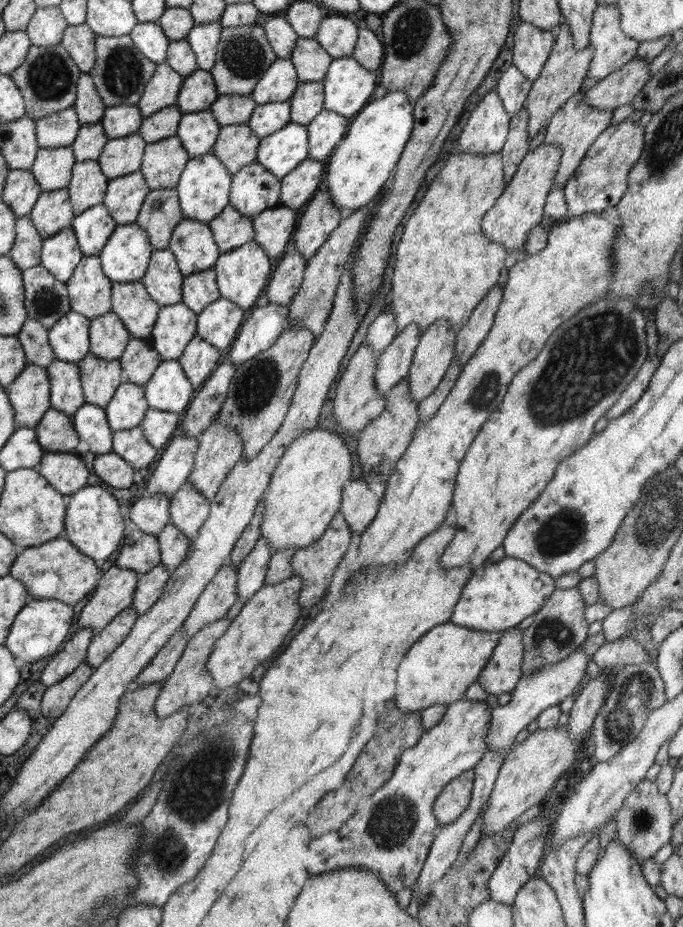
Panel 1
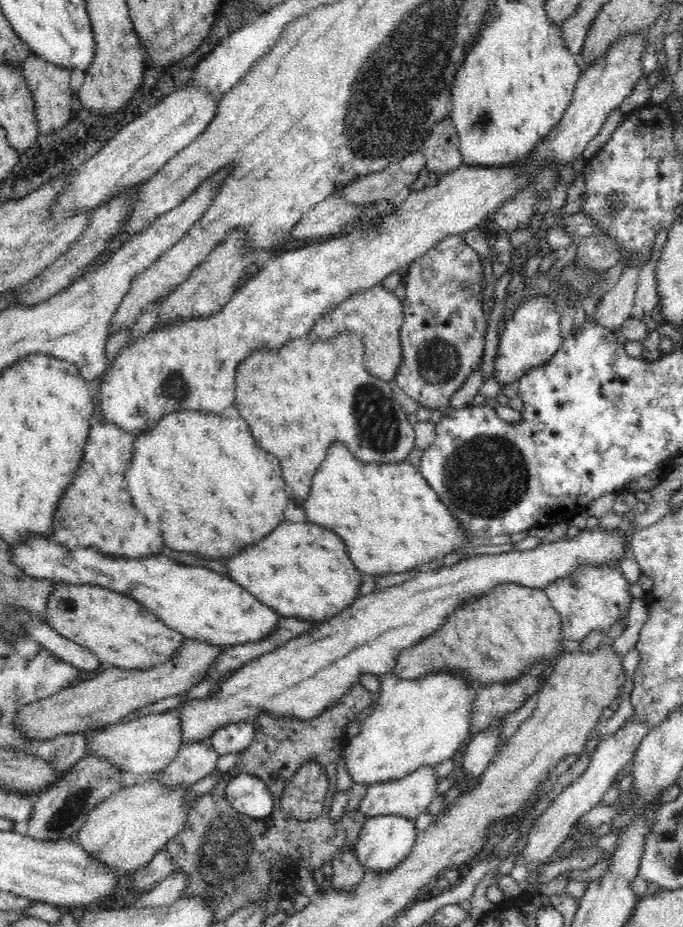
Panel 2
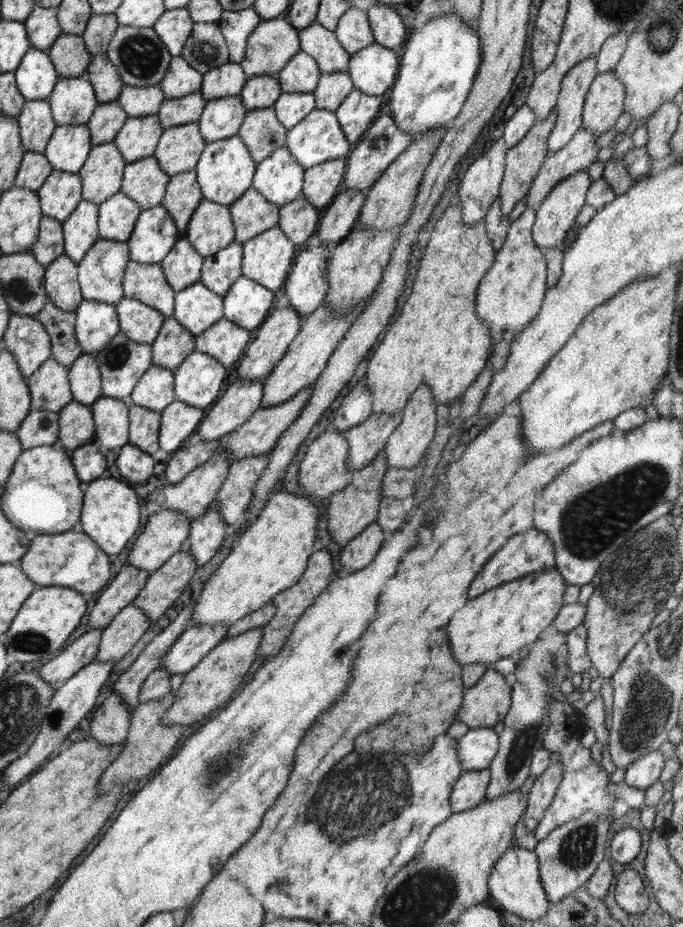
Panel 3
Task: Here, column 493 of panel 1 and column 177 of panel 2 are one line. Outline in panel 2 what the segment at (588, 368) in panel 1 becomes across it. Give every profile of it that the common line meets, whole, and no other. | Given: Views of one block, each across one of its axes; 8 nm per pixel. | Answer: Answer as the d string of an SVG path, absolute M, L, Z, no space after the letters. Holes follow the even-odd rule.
M235 409L220 416L191 410L164 414L146 432L133 436L132 462L124 472L128 490L146 520L160 524L164 545L173 551L208 560L232 559L284 521L284 510L291 496L280 461L256 444L249 424Z

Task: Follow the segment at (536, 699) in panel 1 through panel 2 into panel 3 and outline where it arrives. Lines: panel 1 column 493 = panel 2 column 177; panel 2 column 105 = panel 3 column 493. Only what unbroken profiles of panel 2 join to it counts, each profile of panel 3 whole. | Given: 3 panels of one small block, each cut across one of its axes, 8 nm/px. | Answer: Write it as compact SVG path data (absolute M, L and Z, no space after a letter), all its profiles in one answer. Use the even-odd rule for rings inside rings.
M492 727L468 729L457 740L457 760L464 771L487 769L498 751L498 733Z

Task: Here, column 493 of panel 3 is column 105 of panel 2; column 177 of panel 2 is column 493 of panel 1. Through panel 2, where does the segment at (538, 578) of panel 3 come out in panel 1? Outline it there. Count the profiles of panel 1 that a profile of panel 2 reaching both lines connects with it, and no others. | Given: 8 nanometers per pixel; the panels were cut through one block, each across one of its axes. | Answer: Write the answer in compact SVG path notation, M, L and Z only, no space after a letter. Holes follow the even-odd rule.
M450 621L432 628L410 648L410 652L400 662L396 688L398 708L405 713L412 713L432 705L448 705L464 699L468 686L477 682L502 634L504 631L471 629Z

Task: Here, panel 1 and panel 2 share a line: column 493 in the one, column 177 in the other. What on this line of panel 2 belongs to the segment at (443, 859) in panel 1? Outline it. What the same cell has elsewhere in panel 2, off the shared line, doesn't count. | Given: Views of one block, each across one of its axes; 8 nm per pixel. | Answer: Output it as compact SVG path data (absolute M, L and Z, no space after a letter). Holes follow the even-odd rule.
M192 742L192 744L183 744L176 754L174 761L170 763L162 773L155 773L155 779L159 780L165 786L181 786L181 788L188 788L194 786L198 780L202 780L204 776L208 776L214 772L216 763L220 755L216 753L213 747L208 746L205 742Z

